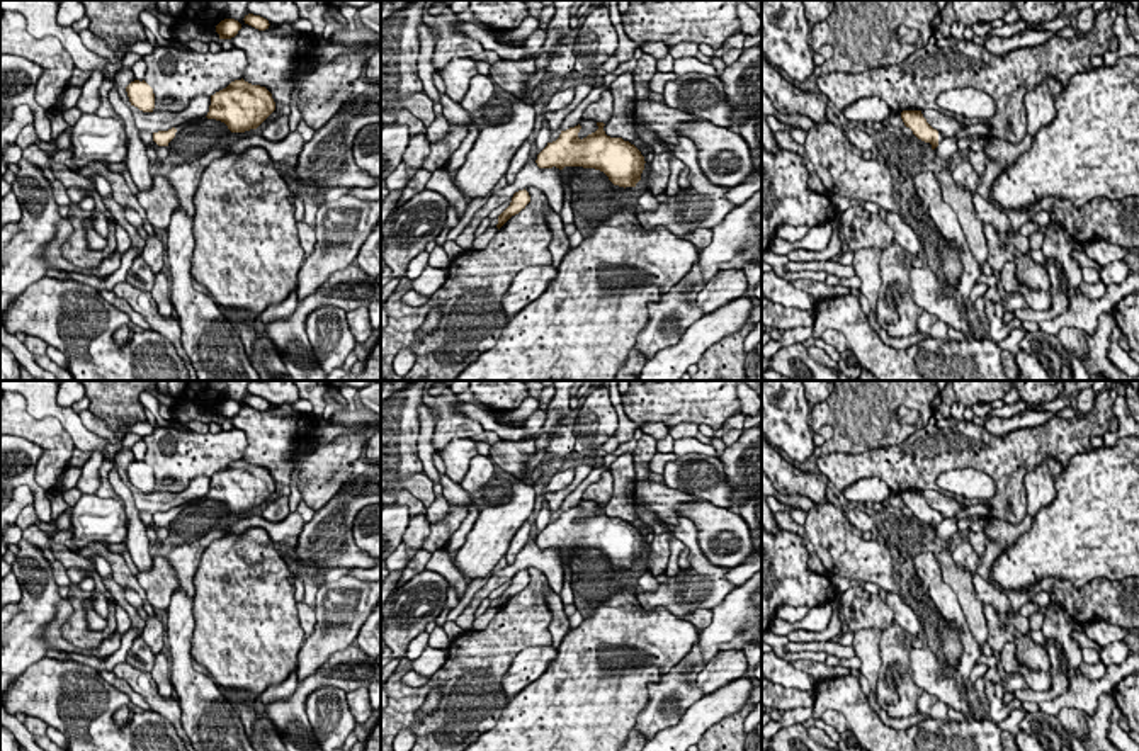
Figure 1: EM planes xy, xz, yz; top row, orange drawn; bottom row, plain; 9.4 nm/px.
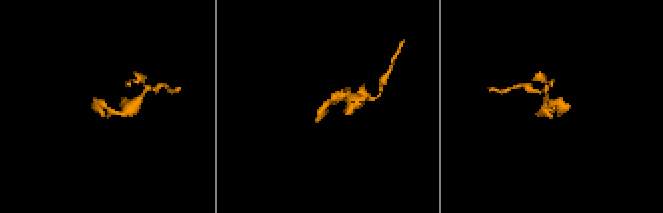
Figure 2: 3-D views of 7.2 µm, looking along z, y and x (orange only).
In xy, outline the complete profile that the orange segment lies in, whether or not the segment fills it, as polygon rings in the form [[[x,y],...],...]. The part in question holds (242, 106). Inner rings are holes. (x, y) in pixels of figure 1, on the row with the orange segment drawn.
[[[241,78],[211,95],[206,117],[224,122],[231,133],[245,133],[257,129],[274,110],[272,93]]]

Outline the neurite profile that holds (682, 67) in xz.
[[[678,58],[678,59],[675,59],[673,61],[673,73],[677,73],[678,76],[683,76],[688,73],[719,76],[712,65],[702,63],[697,58]]]

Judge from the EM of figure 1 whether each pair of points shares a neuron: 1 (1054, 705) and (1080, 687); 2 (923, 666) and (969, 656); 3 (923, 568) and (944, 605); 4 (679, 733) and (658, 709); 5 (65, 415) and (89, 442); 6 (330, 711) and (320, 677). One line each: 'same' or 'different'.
1: same
2: different
3: same
4: different
5: same
6: different

